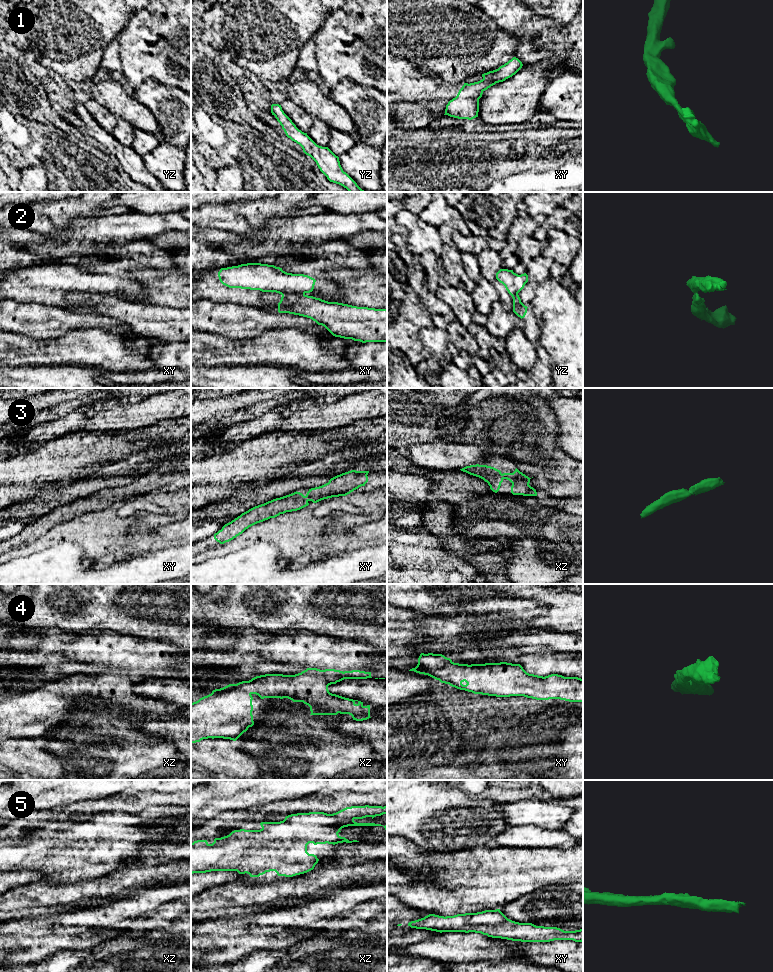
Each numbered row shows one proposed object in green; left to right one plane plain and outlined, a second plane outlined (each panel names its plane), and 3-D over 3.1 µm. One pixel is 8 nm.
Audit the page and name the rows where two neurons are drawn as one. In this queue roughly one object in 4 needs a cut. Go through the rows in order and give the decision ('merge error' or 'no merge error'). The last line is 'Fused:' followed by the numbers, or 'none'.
1: no merge error
2: merge error
3: no merge error
4: no merge error
5: no merge error
Fused: 2

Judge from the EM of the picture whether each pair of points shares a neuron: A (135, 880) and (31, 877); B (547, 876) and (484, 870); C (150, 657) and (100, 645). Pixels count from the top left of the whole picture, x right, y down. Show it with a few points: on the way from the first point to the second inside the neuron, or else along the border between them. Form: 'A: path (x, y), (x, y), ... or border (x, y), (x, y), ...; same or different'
A: border (39, 881), (17, 888); different
B: path (531, 871), (500, 871); same
C: path (138, 653), (112, 650); same

